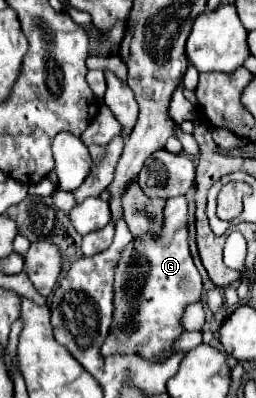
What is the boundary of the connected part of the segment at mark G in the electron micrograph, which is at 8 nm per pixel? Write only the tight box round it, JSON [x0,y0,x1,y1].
[101,196,203,362]

